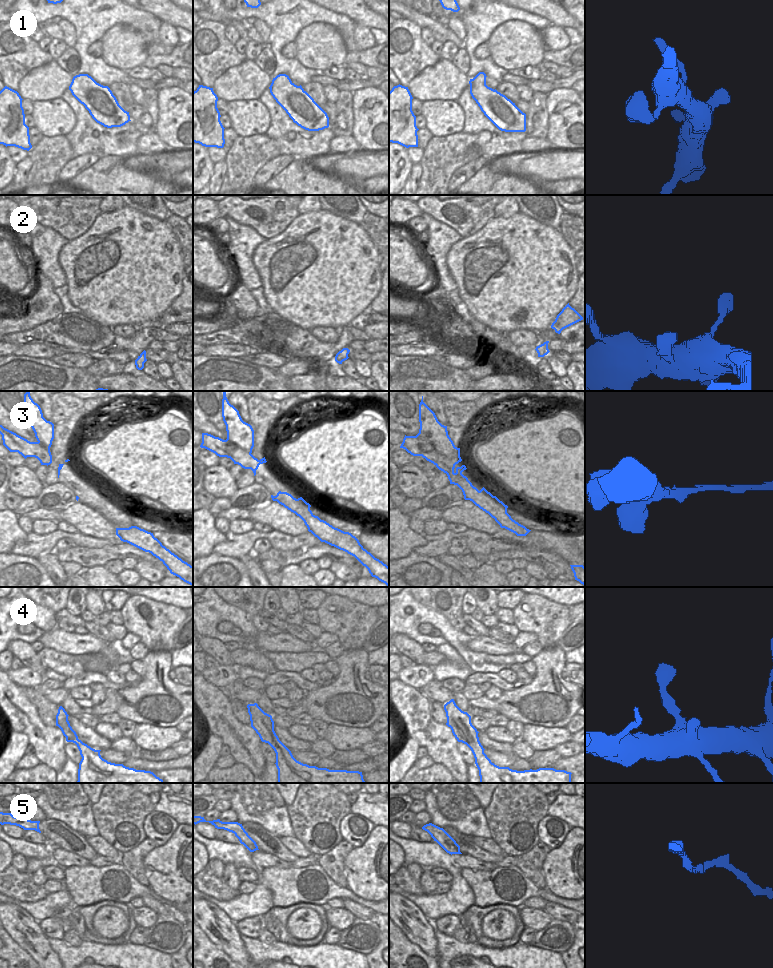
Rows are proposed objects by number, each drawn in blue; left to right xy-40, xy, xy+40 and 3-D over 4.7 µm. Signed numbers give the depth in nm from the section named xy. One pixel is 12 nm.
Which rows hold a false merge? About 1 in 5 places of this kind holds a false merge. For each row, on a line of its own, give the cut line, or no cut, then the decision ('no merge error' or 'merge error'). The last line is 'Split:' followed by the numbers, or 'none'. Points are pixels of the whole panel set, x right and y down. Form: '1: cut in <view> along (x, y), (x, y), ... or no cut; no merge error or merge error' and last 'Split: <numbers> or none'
1: no cut; no merge error
2: no cut; no merge error
3: cut in xy+40 along (416, 435), (420, 441), (430, 443), (452, 461); merge error
4: no cut; no merge error
5: no cut; no merge error
Split: 3

